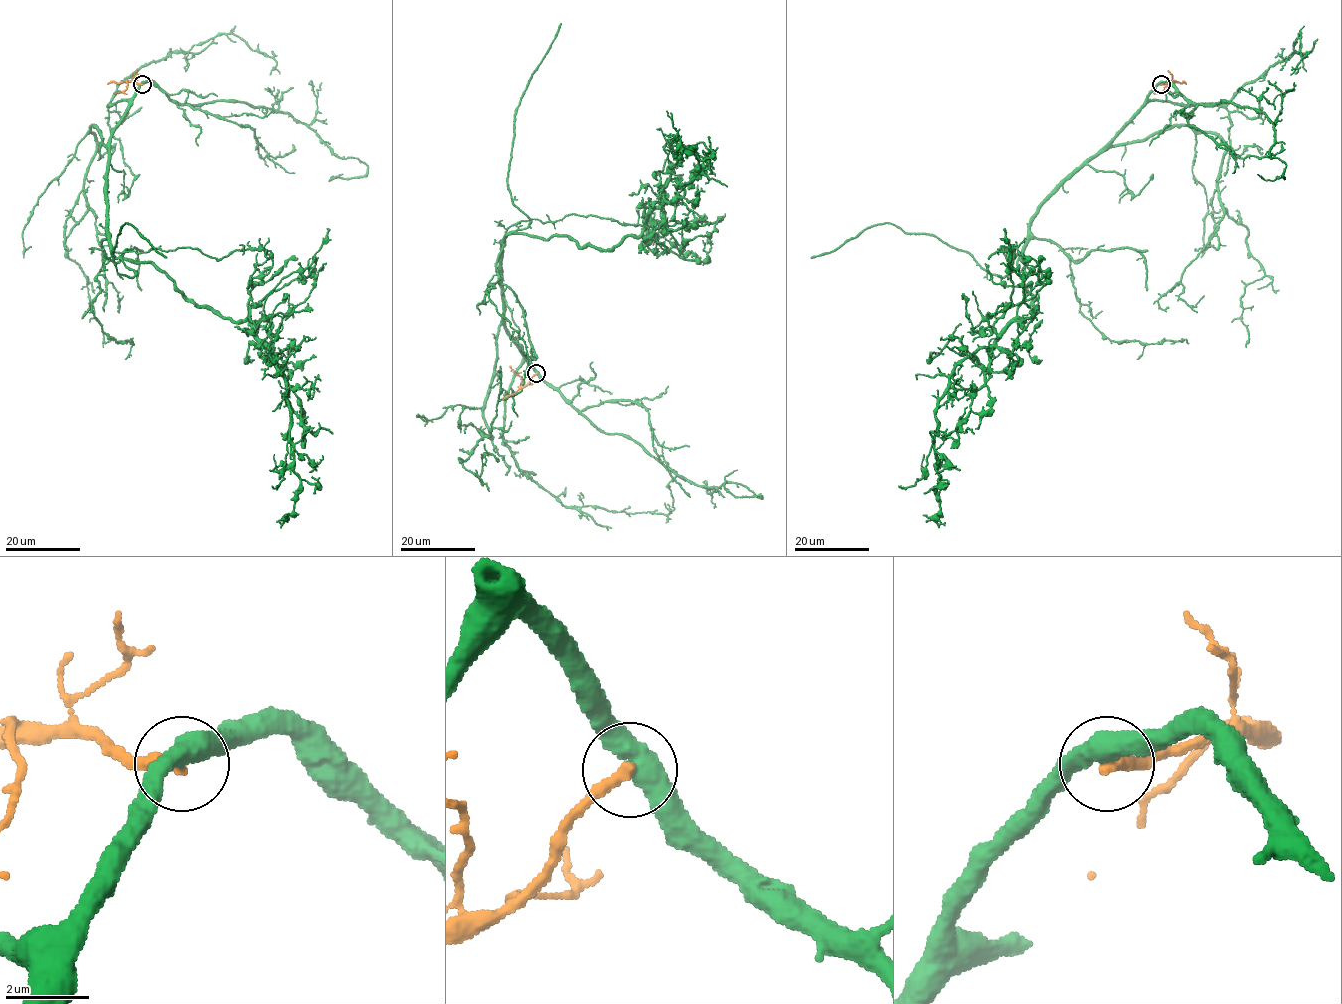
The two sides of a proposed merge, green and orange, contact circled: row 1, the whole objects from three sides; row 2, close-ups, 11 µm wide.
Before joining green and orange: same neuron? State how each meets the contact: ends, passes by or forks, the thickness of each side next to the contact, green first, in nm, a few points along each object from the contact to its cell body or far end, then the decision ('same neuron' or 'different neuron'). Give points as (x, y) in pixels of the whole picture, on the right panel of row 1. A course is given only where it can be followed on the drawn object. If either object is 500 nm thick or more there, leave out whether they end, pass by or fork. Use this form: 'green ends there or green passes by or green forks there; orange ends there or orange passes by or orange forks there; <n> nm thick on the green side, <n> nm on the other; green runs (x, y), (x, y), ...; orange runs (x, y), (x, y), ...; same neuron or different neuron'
green passes by; orange ends there; 480 nm thick on the green side, 320 nm on the other; green runs (1161, 83), (1030, 225), (1024, 287), (1038, 310), (979, 347), (949, 377), (934, 446), (937, 522), (945, 522); orange runs (1161, 84), (1173, 81), (1161, 91), (1153, 92); different neuron

